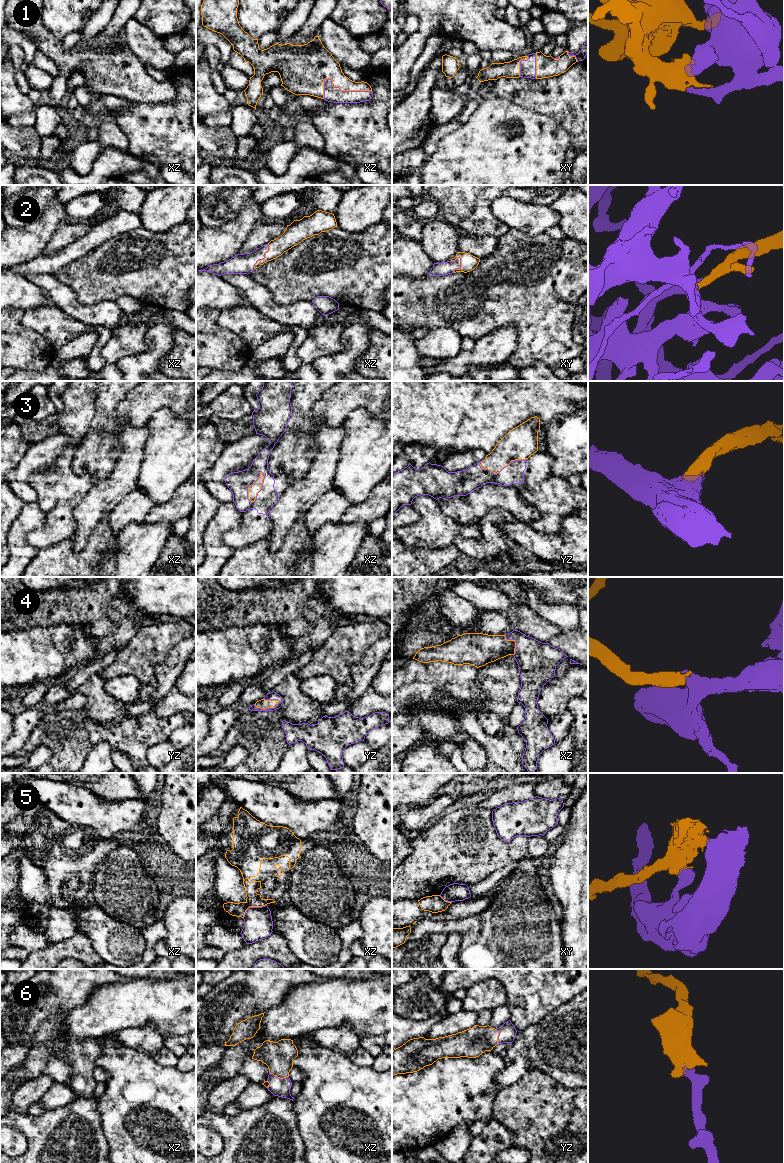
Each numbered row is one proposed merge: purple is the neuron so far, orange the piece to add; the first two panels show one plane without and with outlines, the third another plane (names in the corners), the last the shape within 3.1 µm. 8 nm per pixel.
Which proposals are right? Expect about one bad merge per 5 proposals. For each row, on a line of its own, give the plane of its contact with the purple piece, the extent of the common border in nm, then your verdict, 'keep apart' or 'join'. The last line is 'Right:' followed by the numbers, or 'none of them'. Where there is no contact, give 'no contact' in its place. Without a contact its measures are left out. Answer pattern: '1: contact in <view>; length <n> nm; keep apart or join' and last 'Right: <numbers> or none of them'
1: contact in xz; length 400 nm; join
2: contact in xz; length 240 nm; join
3: contact in xz; length 260 nm; join
4: contact in yz; length 220 nm; join
5: contact in xz; length 220 nm; keep apart
6: contact in xz; length 170 nm; join
Right: 1, 2, 3, 4, 6

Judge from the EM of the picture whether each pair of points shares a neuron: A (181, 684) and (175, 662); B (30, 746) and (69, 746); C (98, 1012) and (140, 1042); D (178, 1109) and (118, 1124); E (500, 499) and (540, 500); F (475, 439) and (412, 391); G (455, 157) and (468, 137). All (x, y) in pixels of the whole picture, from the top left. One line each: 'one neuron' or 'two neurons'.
A: two neurons
B: one neuron
C: two neurons
D: one neuron
E: two neurons
F: one neuron
G: one neuron

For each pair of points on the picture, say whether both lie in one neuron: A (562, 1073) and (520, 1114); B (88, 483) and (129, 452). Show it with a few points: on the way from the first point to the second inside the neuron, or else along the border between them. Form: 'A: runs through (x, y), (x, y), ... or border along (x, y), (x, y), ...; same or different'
A: border along (534, 1069), (546, 1072), (567, 1088), (577, 1088); different
B: border along (97, 481), (84, 495); different

